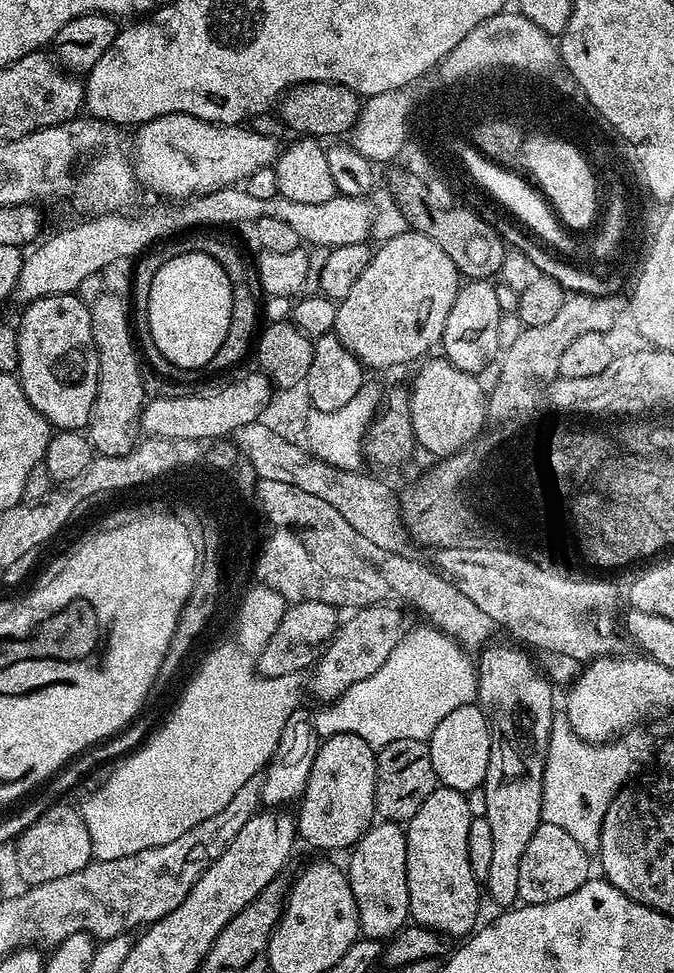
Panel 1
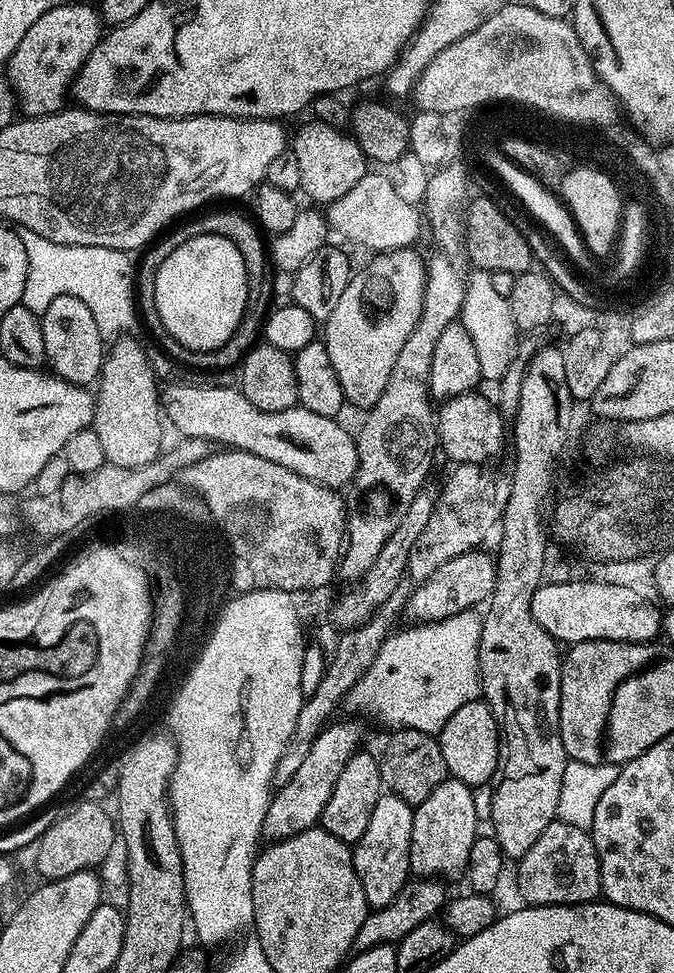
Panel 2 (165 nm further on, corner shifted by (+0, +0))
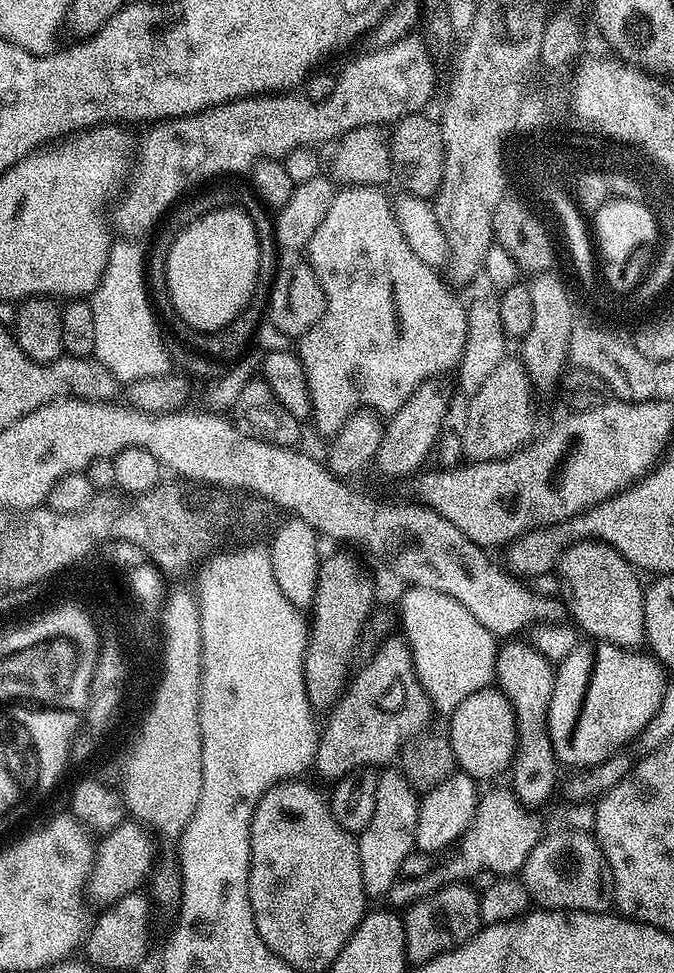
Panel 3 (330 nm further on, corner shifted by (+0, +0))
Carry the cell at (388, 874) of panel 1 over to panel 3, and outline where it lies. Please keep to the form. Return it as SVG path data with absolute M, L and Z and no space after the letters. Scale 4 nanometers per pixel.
M384 770L377 775L374 790L374 818L370 818L370 826L366 826L358 833L365 896L387 897L390 886L394 886L394 878L398 878L398 870L402 870L402 862L406 862L406 858L411 856L416 848L419 809L420 801L416 789L410 786L410 782L406 782L400 771Z

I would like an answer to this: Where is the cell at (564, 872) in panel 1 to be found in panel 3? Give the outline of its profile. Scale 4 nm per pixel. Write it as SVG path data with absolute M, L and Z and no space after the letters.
M563 830L541 836L522 869L532 904L557 912L608 912L613 907L612 871L595 835Z

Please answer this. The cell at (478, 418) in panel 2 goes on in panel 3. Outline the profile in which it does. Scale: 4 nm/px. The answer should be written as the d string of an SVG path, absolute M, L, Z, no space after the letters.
M582 540L579 544L567 548L566 551L560 556L560 563L558 565L558 584L561 589L565 588L568 591L568 608L572 611L572 616L576 619L574 621L575 627L579 629L581 633L583 631L586 635L585 637L591 638L596 642L603 642L605 644L616 644L619 648L627 648L629 650L636 650L645 643L644 638L644 588L638 577L637 569L633 568L628 561L622 558L622 554L618 554L609 546L609 544L601 544L598 540Z

